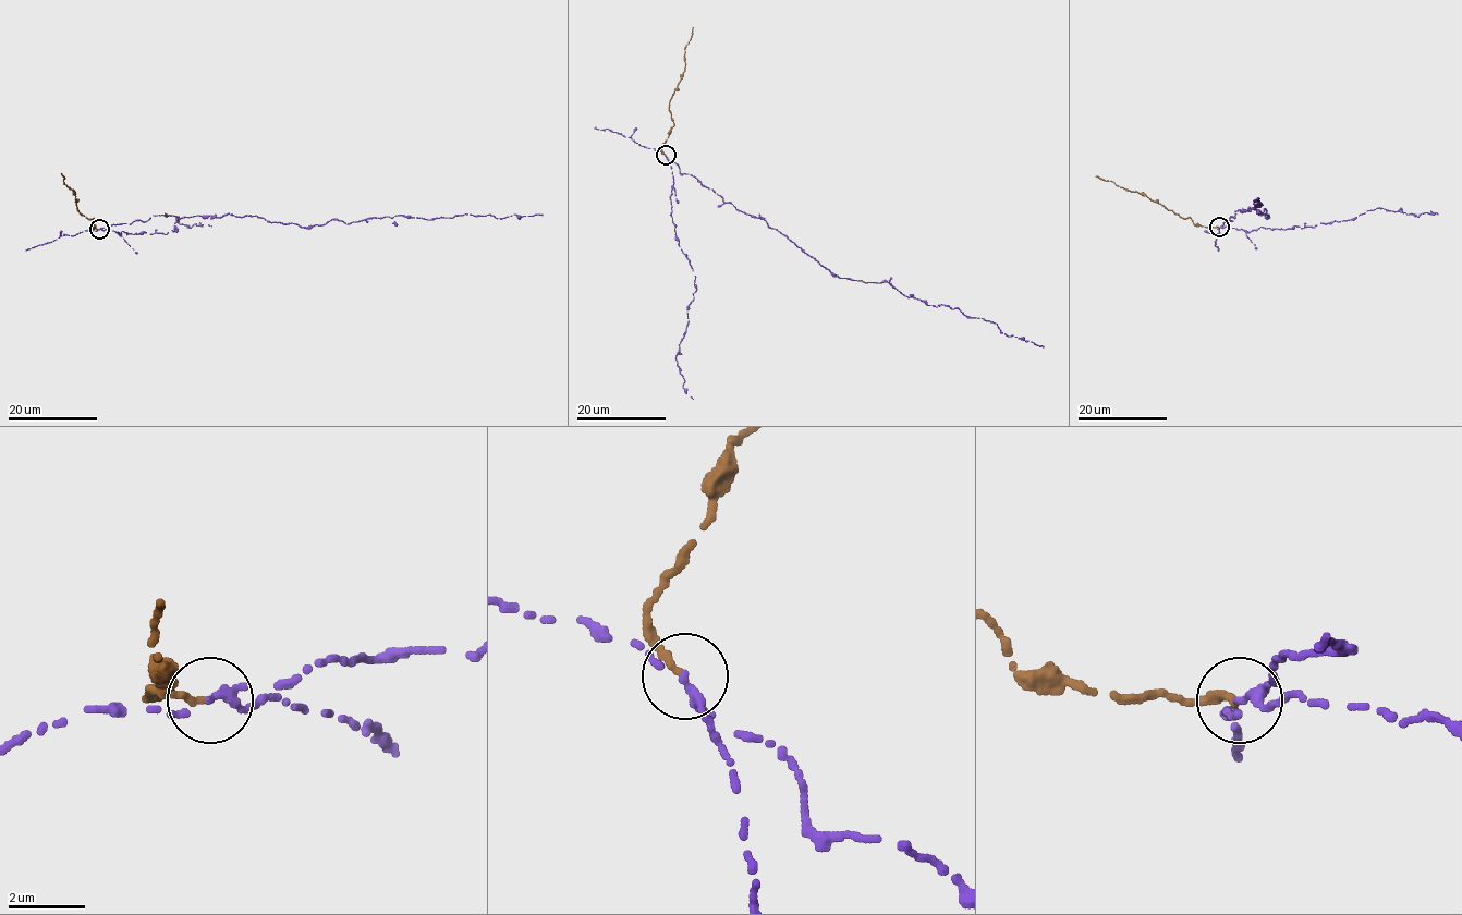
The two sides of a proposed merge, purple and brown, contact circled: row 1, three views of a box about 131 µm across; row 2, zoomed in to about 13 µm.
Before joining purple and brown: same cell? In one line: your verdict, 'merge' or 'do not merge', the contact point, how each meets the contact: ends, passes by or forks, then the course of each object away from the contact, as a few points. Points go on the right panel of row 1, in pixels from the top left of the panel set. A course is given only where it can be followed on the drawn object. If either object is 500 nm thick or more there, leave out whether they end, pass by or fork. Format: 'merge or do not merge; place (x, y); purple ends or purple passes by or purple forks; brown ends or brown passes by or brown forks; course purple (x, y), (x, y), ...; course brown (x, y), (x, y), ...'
do not merge; place (1219, 227); purple ends; brown ends; course purple (1219, 228), (1234, 211), (1250, 207), (1266, 218), (1266, 209), (1254, 209), (1262, 205), (1254, 206), (1258, 197); course brown (1218, 228), (1195, 226), (1190, 218), (1180, 218), (1136, 191), (1096, 177)

